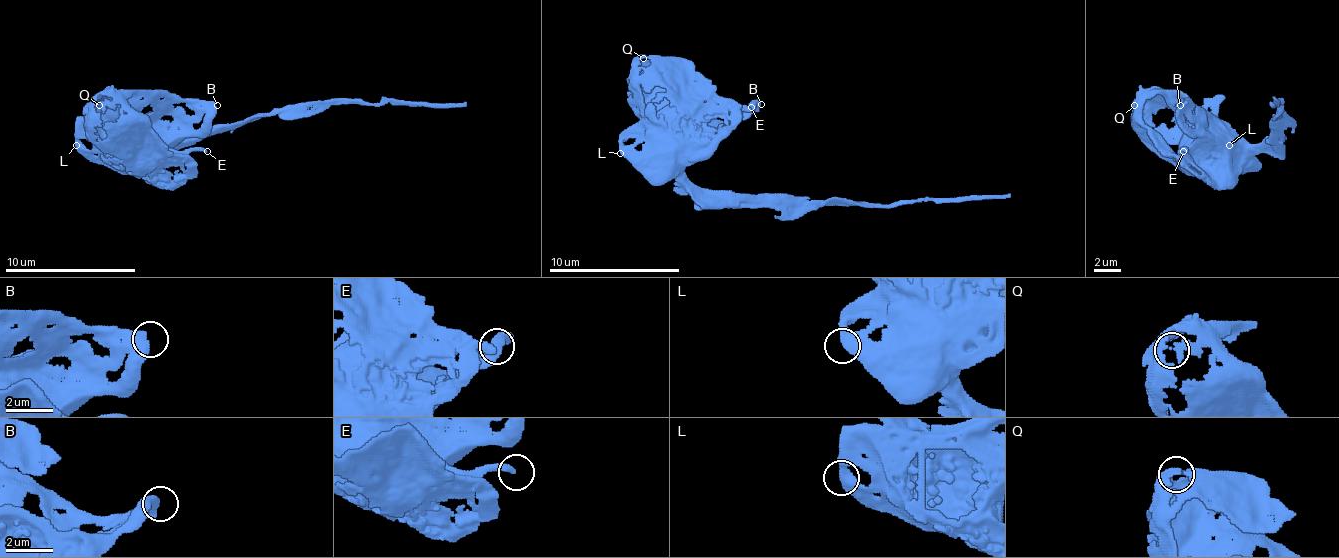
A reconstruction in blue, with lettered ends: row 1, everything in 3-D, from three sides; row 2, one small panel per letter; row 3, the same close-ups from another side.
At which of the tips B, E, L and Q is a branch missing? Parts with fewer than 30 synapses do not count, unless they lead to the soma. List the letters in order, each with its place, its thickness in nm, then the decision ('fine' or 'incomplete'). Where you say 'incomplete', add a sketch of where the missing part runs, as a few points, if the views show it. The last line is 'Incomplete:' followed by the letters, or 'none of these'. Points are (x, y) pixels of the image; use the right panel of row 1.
B: (1180, 105) | 550 nm | fine
E: (1183, 151) | 240 nm | fine
L: (1229, 145) | 440 nm | fine
Q: (1134, 105) | 240 nm | fine
Incomplete: none of these

